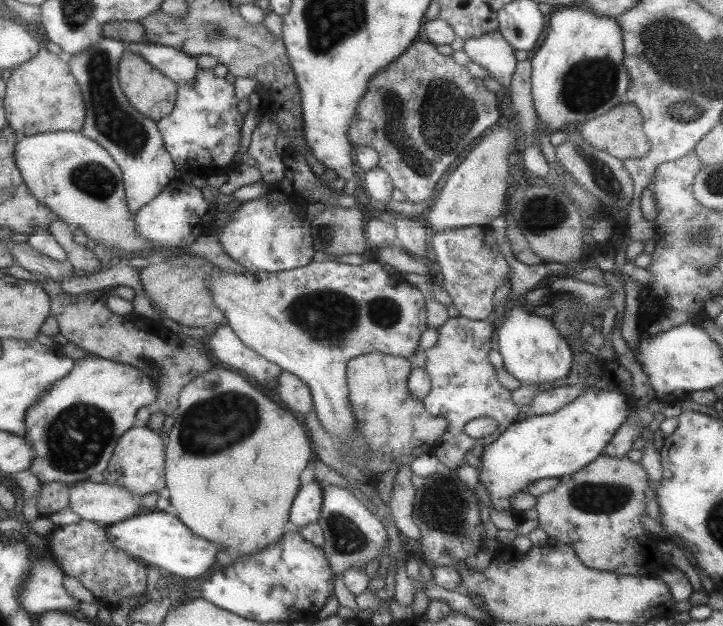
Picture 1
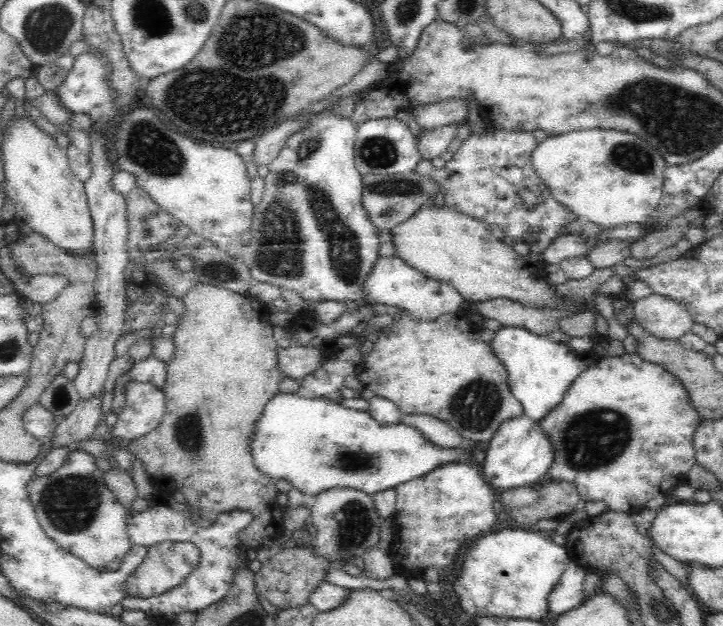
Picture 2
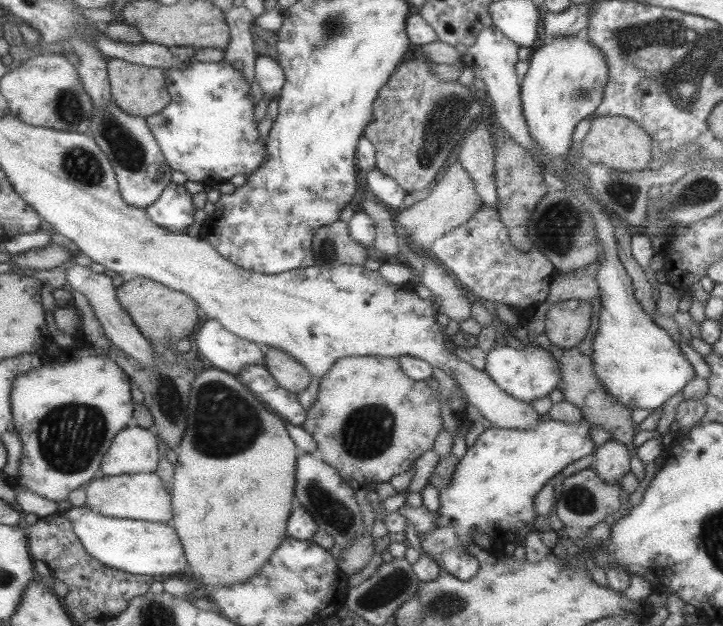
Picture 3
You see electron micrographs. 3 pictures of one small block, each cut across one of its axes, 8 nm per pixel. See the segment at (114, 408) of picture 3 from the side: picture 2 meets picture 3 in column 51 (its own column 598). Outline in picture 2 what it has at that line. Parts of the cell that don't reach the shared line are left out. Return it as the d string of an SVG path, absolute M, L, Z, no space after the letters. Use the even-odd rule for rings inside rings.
M637 352L604 357L599 362L592 362L588 366L588 370L578 374L578 378L568 386L566 394L562 397L562 402L538 421L542 431L550 439L552 449L554 449L554 462L546 472L547 480L572 482L576 485L577 491L584 501L602 500L606 502L608 509L616 513L630 515L640 508L644 509L645 504L658 494L666 495L671 488L686 483L686 474L697 463L692 442L700 418L701 414L692 406L682 381L659 364L644 360Z

